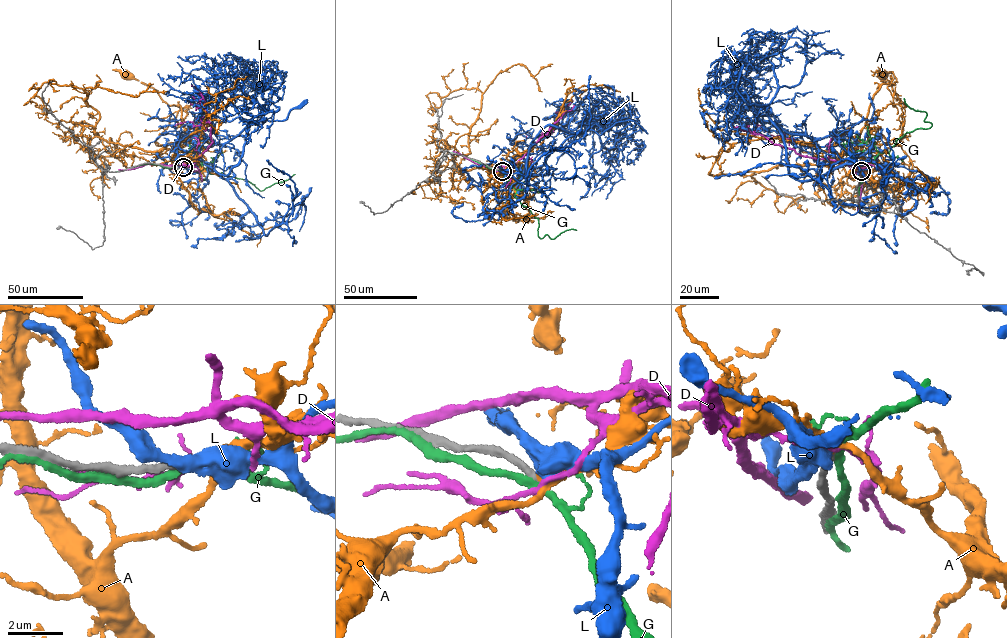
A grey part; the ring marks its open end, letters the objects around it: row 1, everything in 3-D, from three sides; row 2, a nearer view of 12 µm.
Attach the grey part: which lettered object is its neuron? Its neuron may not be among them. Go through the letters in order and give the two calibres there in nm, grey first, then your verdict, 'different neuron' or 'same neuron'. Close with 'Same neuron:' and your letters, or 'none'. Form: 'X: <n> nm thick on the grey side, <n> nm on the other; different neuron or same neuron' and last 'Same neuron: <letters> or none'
A: 280 nm thick on the grey side, 200 nm on the other; different neuron
D: 280 nm thick on the grey side, 80 nm on the other; different neuron
G: 320 nm thick on the grey side, 280 nm on the other; different neuron
L: 280 nm thick on the grey side, 550 nm on the other; different neuron
Same neuron: none

